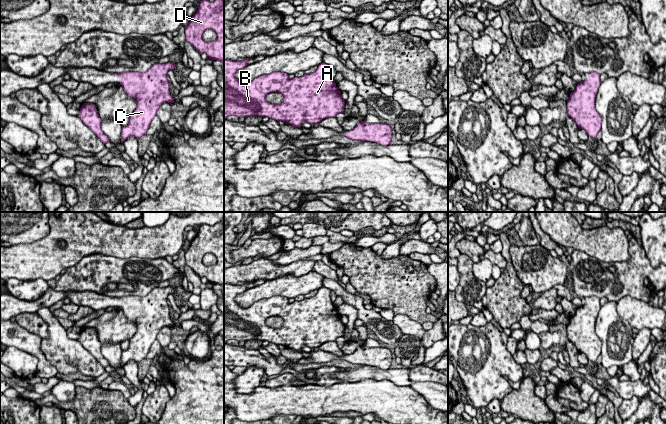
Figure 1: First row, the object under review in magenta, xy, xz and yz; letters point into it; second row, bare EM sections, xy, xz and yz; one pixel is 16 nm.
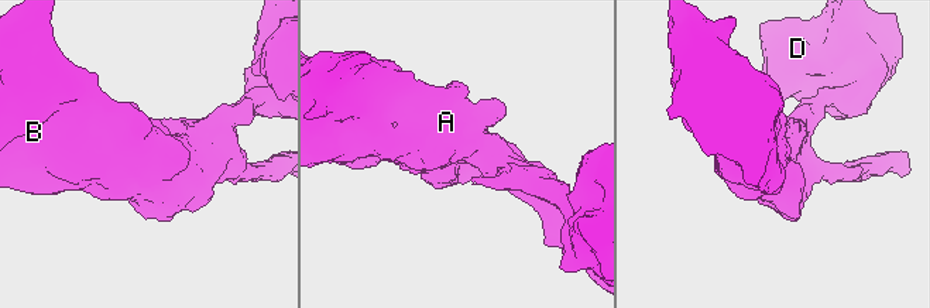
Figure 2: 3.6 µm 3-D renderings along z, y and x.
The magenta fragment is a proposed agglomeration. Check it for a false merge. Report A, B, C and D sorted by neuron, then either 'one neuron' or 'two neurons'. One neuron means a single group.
groups A B C / D; two neurons

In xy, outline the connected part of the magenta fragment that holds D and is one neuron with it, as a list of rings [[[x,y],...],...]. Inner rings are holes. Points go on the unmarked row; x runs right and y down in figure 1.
[[[224,224],[200,225],[198,234],[194,237],[185,252],[186,265],[200,278],[206,277],[209,283],[224,287]],[[207,253],[216,256],[215,265],[203,264],[203,257]]]

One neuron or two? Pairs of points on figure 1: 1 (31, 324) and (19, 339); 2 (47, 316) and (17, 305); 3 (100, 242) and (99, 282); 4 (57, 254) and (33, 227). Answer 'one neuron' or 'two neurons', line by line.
1: two neurons
2: two neurons
3: two neurons
4: two neurons

